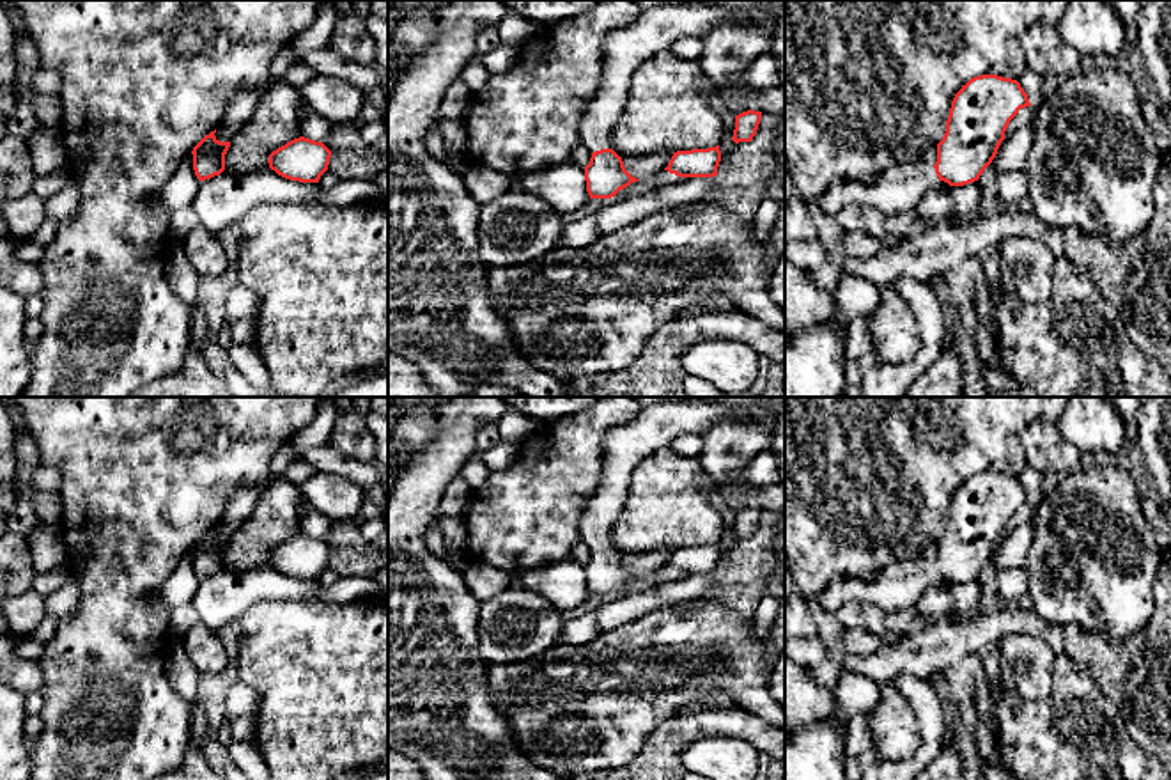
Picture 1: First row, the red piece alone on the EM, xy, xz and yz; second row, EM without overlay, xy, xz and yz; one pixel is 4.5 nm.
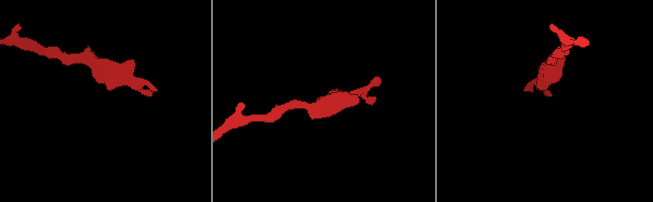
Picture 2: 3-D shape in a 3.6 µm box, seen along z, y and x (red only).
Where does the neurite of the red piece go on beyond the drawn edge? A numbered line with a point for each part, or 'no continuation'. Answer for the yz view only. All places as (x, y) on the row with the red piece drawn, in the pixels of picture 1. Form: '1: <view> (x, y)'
1: yz (897, 190)

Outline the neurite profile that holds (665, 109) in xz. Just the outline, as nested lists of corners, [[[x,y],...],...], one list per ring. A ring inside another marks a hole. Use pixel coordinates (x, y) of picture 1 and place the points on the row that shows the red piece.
[[[670,50],[641,64],[631,78],[627,101],[611,131],[611,149],[625,156],[645,156],[655,151],[691,151],[719,145],[723,117],[710,106],[698,87],[698,60],[673,55]]]

